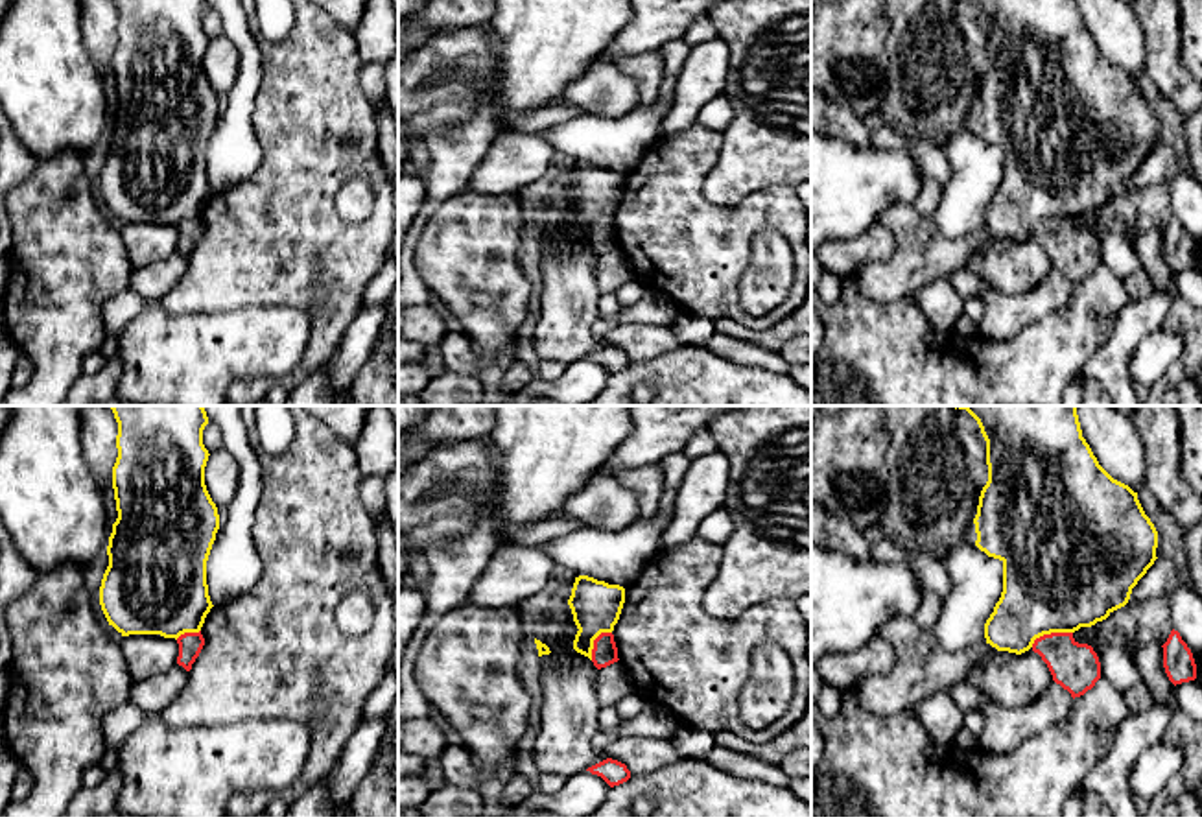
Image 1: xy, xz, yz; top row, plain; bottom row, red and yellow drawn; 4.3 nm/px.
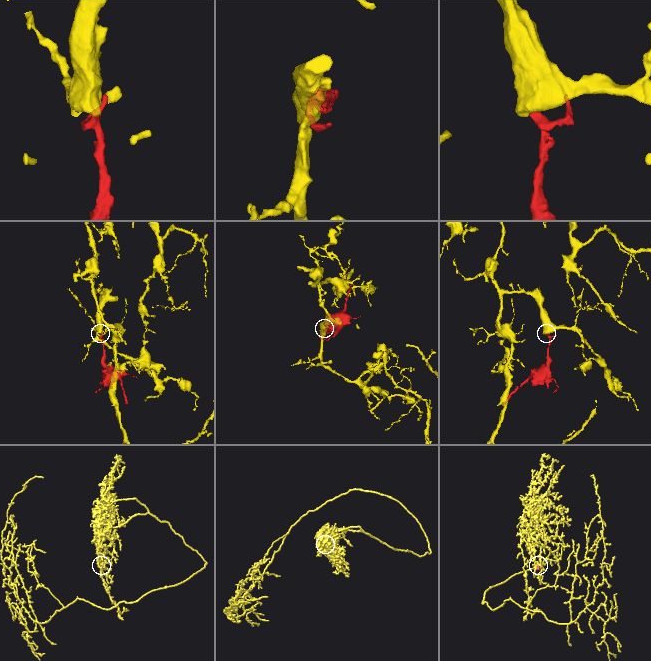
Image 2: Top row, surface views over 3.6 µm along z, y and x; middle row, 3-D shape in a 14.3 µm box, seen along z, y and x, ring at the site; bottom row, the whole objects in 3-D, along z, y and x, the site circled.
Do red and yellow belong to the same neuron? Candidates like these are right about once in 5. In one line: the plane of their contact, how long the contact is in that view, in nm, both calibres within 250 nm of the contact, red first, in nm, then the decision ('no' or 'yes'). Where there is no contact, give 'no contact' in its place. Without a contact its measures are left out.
yz | 200 nm | 220/480 nm | no

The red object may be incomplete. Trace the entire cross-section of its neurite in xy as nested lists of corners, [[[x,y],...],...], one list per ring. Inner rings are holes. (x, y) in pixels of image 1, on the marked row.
[[[184,633],[177,638],[179,644],[179,657],[177,657],[177,664],[183,666],[186,671],[192,669],[192,664],[195,662],[195,658],[199,657],[203,645],[205,645],[205,638],[199,633]]]

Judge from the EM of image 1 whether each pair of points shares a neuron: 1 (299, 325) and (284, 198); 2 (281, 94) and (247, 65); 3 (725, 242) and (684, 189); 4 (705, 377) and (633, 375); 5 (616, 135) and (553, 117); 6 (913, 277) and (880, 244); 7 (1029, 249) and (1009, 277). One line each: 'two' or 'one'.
1: two
2: two
3: one
4: one
5: two
6: two
7: one

